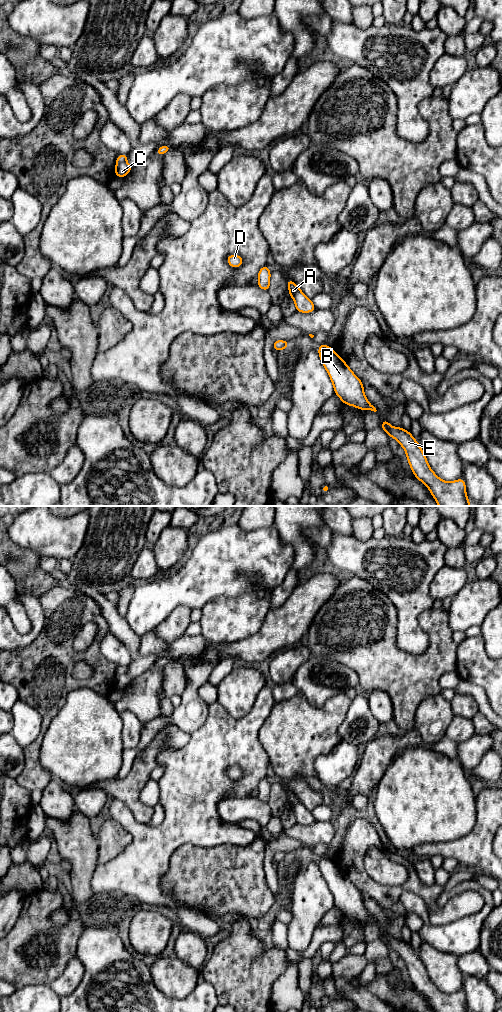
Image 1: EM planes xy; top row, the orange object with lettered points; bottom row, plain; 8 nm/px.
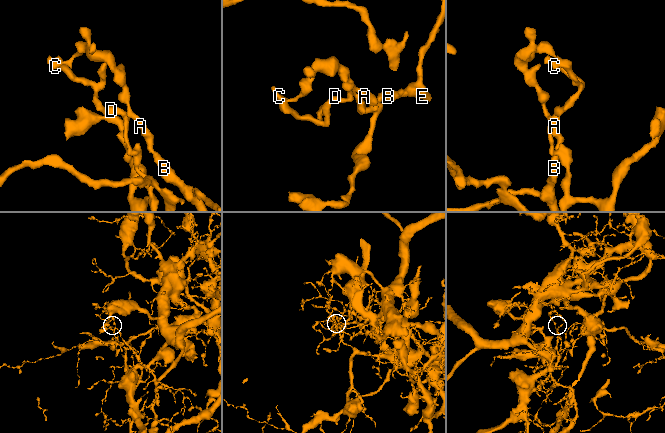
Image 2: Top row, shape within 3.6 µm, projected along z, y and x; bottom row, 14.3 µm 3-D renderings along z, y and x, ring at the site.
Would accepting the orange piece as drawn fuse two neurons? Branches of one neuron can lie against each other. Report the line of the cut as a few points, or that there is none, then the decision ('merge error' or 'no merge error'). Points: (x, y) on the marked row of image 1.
xy (117, 160), (125, 162) | merge error

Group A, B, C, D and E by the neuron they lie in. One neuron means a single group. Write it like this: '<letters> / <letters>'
A B C E / D

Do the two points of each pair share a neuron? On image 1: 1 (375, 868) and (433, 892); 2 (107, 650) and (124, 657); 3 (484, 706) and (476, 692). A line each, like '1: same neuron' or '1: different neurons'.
1: different neurons
2: same neuron
3: same neuron

